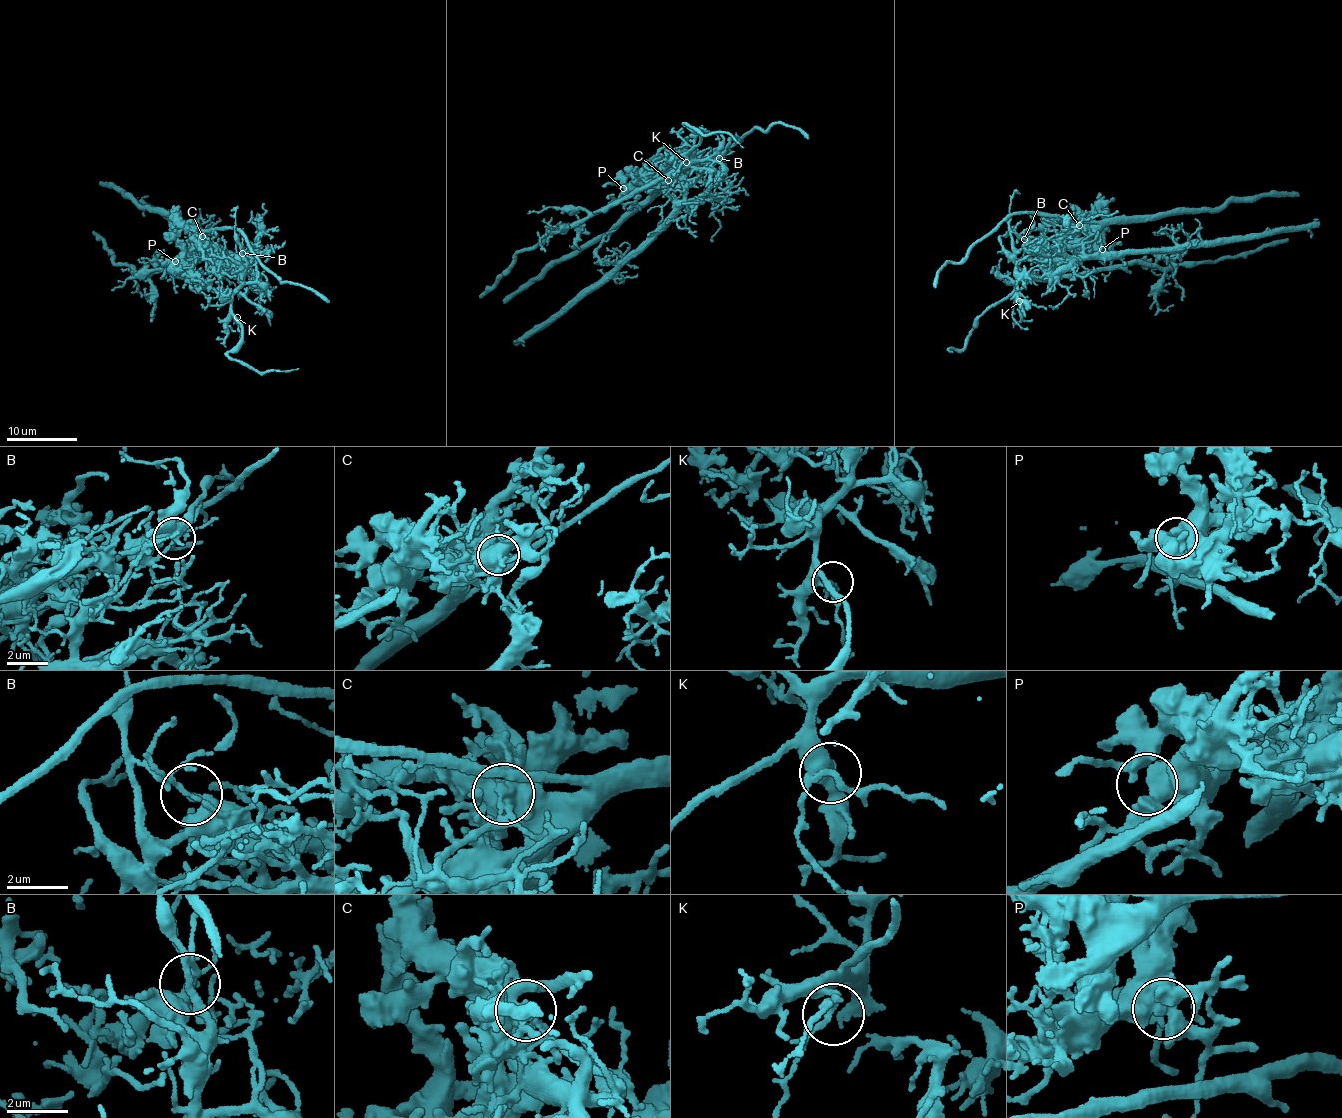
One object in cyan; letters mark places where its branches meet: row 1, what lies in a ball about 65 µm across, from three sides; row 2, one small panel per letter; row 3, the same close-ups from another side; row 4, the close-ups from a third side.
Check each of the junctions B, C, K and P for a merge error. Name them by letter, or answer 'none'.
B, C

